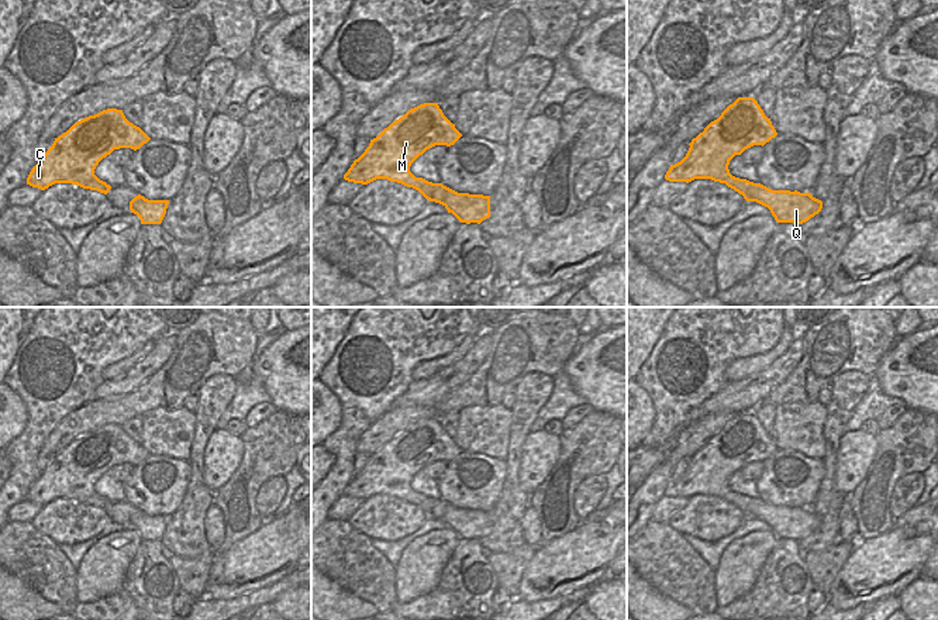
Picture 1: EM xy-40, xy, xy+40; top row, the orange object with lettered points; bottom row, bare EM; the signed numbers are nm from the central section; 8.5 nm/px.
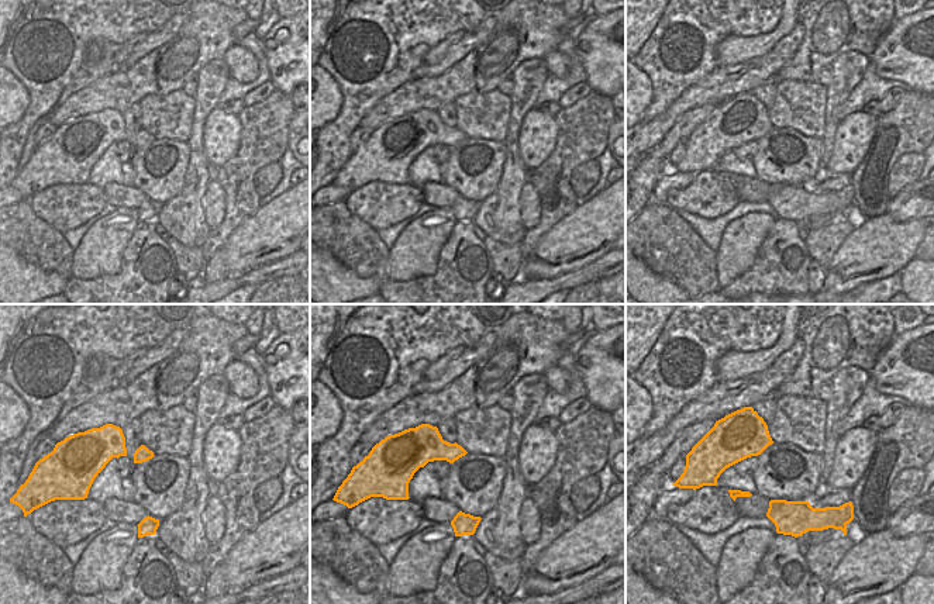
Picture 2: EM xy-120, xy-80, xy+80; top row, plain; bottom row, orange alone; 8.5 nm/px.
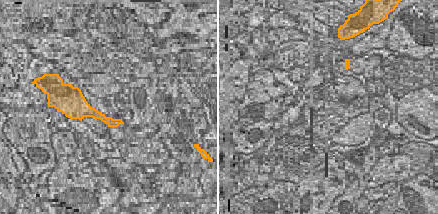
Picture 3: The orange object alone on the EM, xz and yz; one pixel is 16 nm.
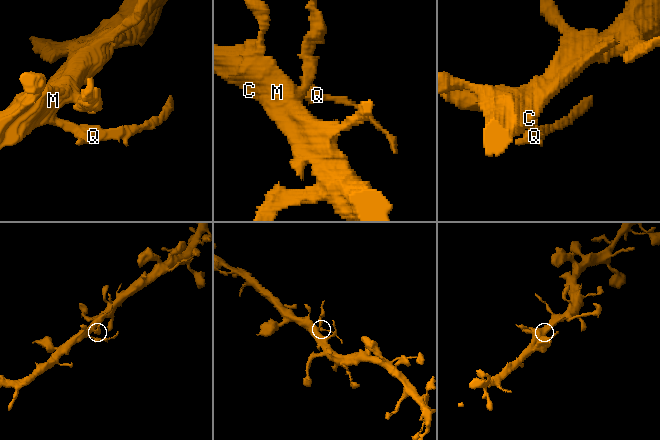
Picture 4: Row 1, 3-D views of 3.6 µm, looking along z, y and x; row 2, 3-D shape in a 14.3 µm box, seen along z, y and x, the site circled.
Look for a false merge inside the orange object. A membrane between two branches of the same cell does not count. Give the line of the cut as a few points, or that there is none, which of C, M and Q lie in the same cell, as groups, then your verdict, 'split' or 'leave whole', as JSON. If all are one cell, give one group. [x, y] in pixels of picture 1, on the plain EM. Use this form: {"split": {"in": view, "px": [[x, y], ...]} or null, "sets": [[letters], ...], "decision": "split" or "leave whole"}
{"split": {"in": "xy+40", "px": [[755, 499], [755, 505], [747, 516]]}, "sets": [["C", "M"], ["Q"]], "decision": "split"}

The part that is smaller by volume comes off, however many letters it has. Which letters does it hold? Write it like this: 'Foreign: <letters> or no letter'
Foreign: Q

